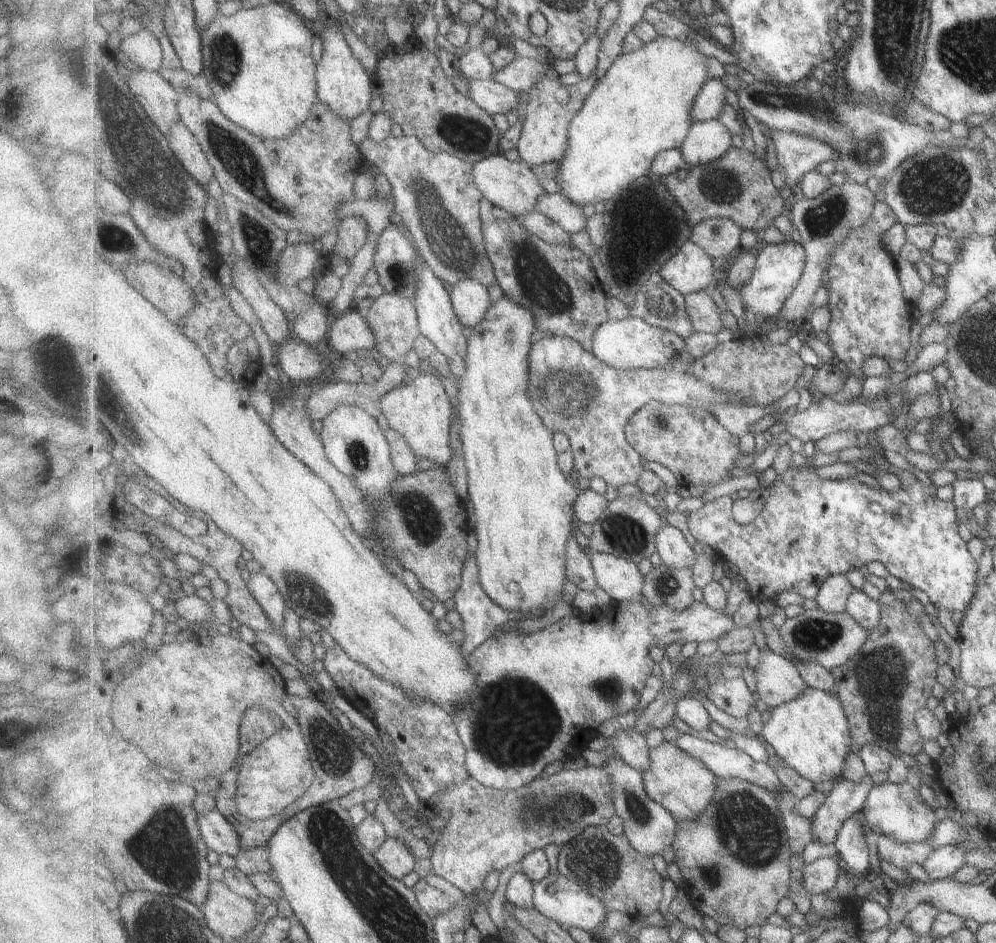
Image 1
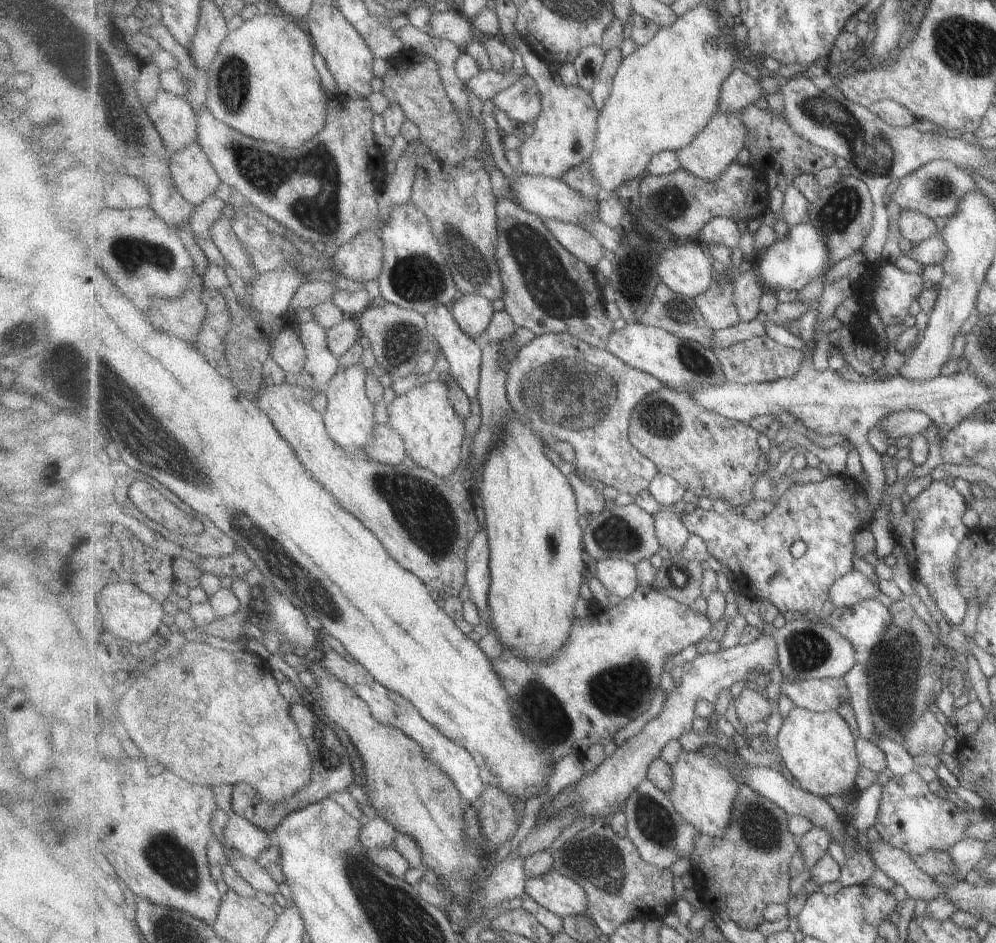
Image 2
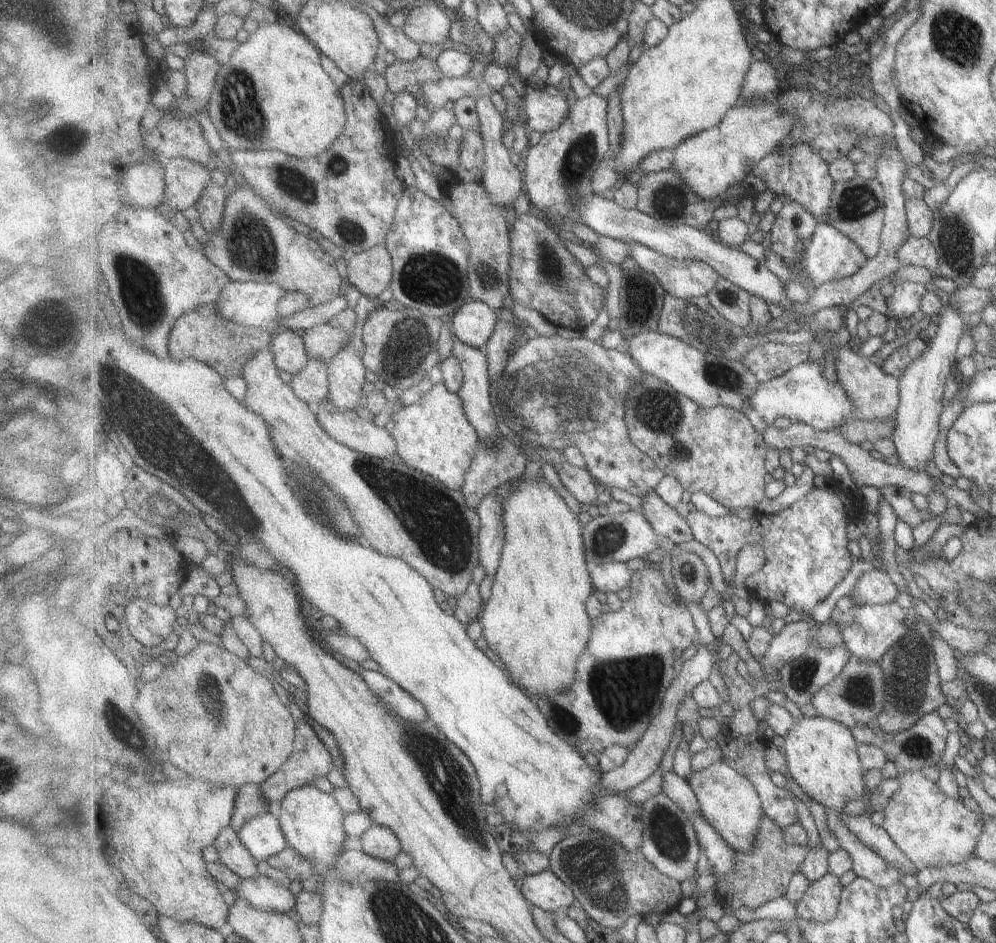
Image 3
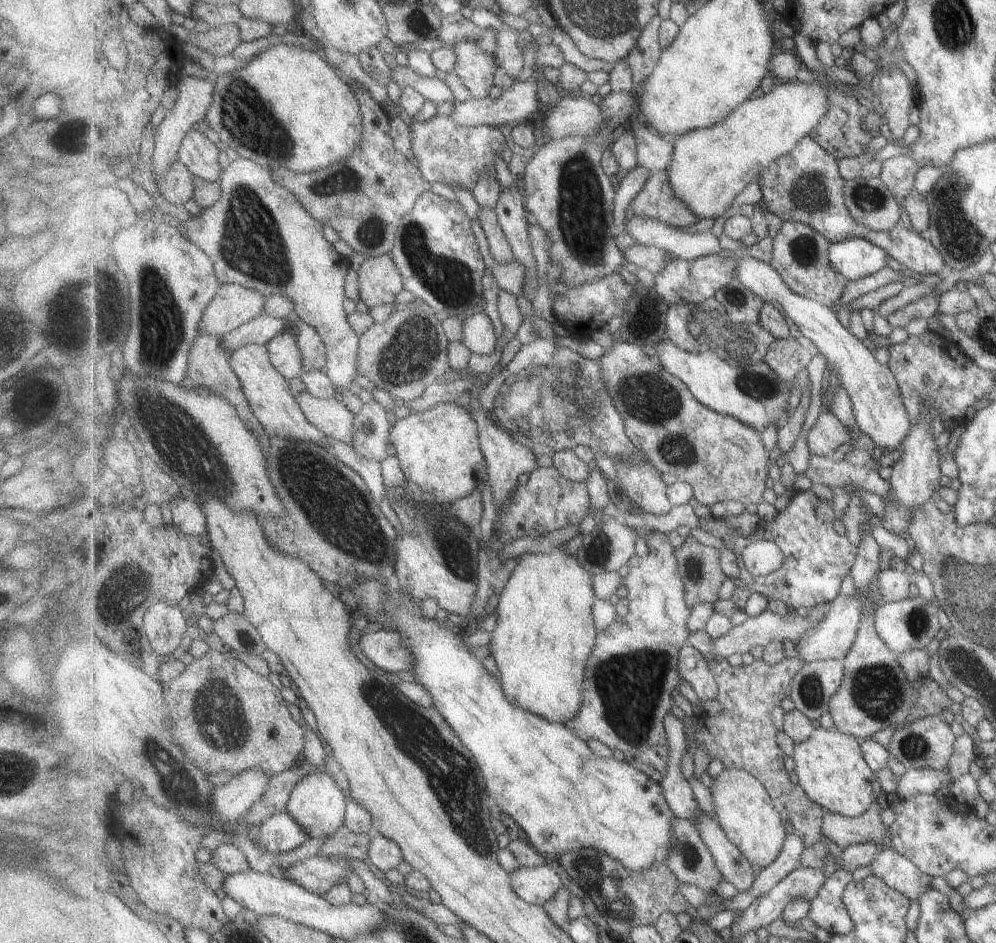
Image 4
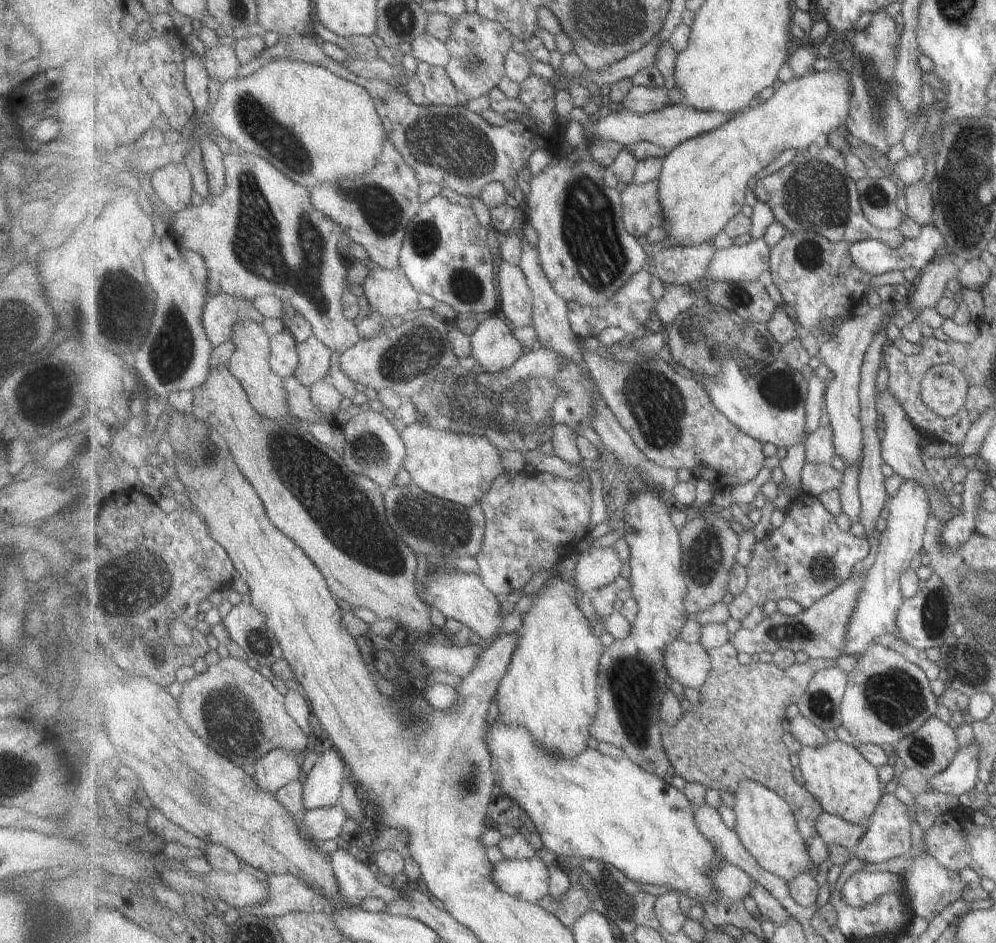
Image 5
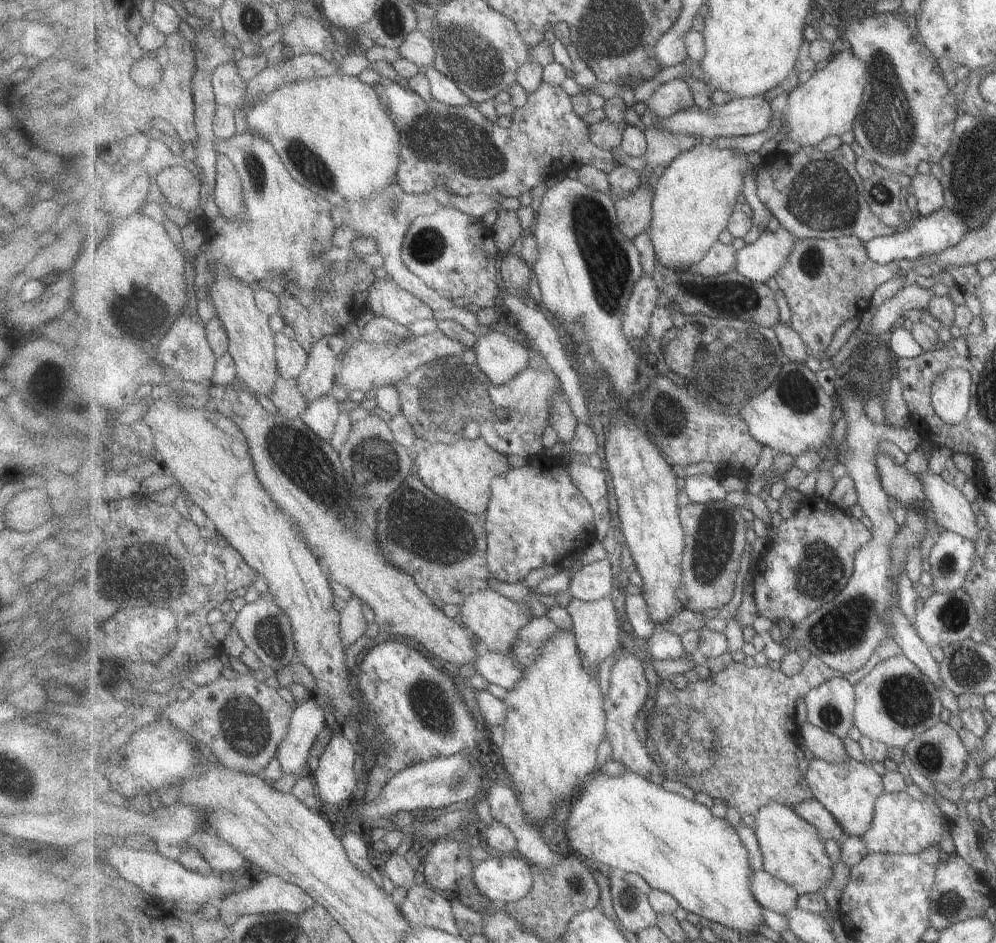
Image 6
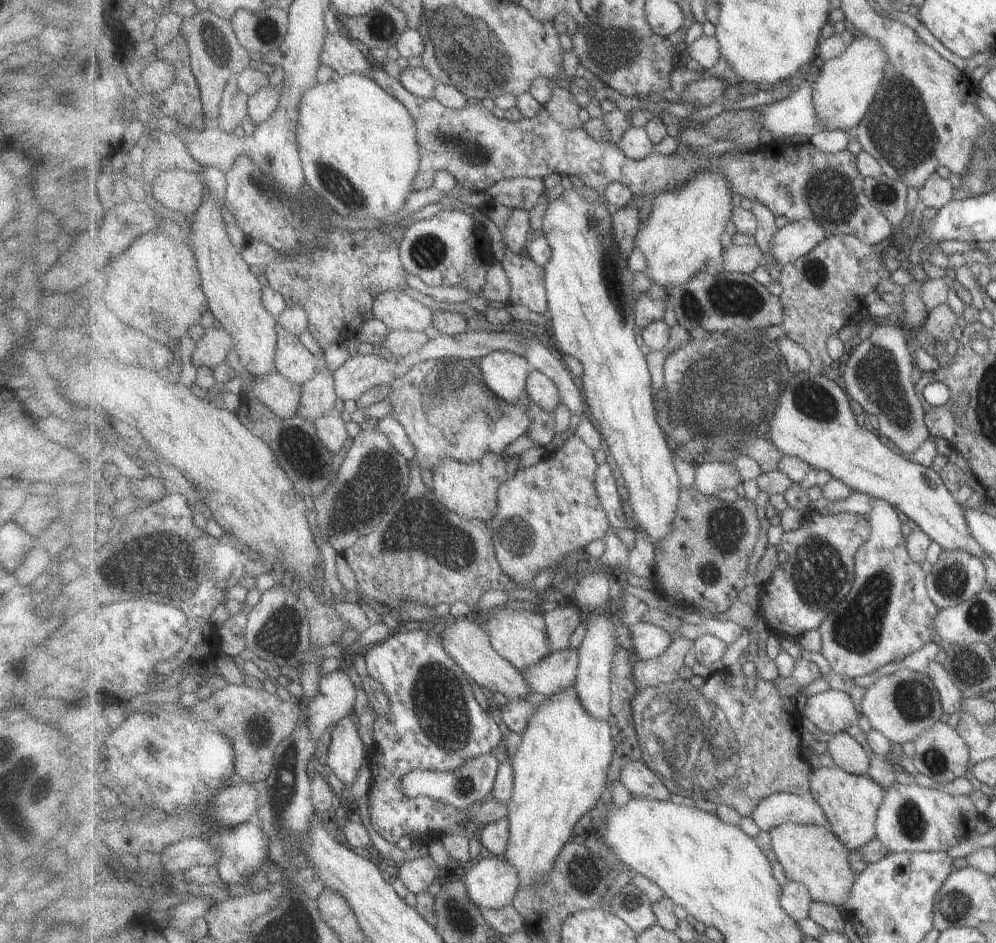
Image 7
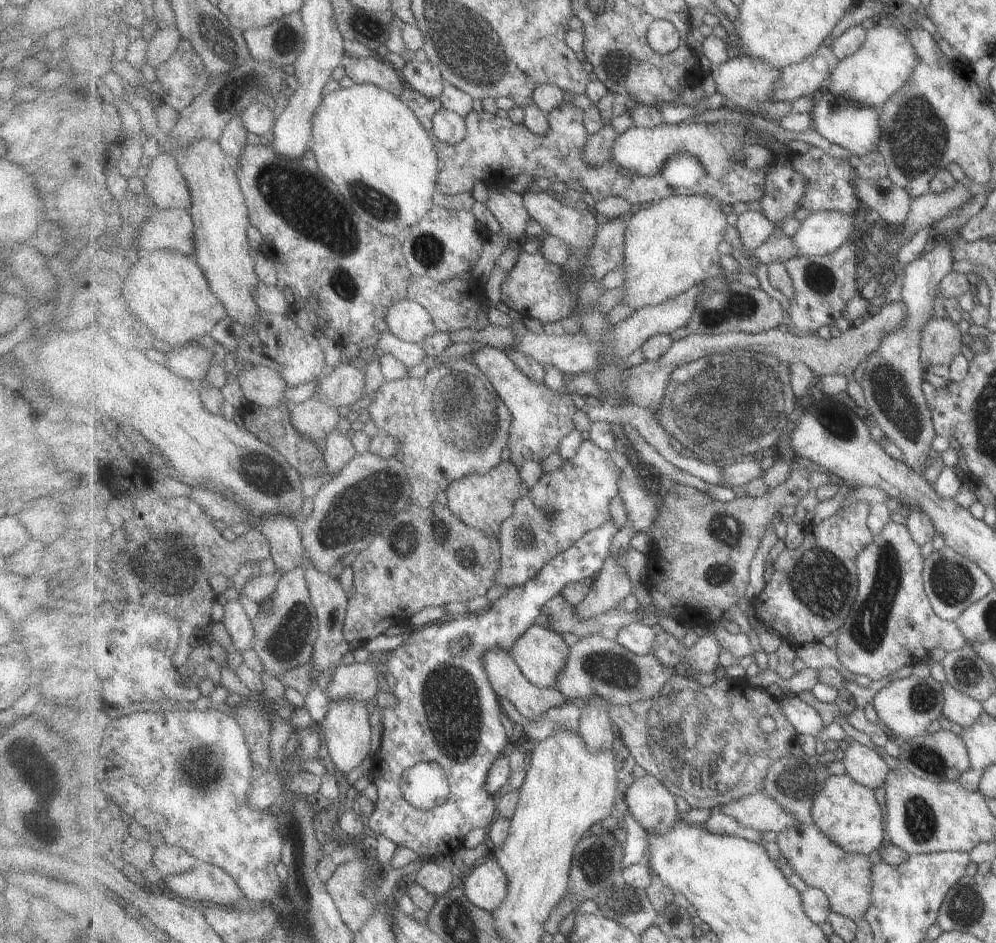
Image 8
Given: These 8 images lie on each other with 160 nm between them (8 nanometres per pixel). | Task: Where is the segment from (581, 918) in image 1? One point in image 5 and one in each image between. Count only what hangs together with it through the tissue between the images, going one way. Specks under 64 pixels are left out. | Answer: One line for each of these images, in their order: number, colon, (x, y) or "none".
2: (561, 895)
3: (544, 889)
4: (536, 885)
5: (528, 879)

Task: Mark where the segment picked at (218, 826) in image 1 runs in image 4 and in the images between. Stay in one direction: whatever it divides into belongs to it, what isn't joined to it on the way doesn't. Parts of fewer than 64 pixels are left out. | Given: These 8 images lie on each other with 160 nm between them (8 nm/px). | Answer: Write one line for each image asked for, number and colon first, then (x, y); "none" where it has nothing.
2: (246, 838)
3: (263, 836)
4: (280, 833)

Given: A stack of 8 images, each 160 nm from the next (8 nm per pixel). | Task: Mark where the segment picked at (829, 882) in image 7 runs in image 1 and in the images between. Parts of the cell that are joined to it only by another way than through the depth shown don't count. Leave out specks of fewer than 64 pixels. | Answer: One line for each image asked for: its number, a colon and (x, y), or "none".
1: (684, 785)
2: (704, 792)
3: (728, 800)
4: (746, 810)
5: (766, 823)
6: (793, 849)

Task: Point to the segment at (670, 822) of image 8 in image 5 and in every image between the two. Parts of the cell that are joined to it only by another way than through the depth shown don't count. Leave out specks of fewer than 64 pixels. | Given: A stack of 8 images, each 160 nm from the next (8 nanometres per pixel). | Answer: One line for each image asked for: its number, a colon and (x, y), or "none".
5: (633, 678)
6: (628, 687)
7: (635, 775)

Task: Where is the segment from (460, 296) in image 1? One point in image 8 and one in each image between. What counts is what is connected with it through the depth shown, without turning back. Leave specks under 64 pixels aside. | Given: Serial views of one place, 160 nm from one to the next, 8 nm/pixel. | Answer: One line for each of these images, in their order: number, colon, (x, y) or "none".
2: (474, 313)
3: (474, 323)
4: (479, 336)
5: (495, 348)
6: (501, 357)
7: (506, 373)
8: (541, 418)

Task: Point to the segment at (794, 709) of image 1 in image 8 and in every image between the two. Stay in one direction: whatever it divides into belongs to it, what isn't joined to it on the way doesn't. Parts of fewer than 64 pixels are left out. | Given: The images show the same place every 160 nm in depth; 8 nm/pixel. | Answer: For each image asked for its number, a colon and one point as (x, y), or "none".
2: (819, 748)
3: (822, 754)
4: (830, 766)
5: (846, 784)
6: (849, 790)
7: (851, 802)
8: (847, 812)

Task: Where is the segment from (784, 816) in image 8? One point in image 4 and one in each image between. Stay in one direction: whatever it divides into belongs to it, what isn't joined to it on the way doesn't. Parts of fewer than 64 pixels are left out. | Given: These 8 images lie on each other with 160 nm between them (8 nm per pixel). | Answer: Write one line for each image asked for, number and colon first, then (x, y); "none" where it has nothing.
4: (845, 831)
5: (834, 830)
6: (812, 810)
7: (783, 807)

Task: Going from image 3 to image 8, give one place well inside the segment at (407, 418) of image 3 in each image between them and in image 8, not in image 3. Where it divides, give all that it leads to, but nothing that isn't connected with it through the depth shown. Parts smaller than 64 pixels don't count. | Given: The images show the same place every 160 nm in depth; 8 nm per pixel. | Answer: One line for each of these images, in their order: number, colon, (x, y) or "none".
4: (439, 450)
5: (460, 468)
6: (462, 473)
7: (470, 489)
8: (483, 501)

